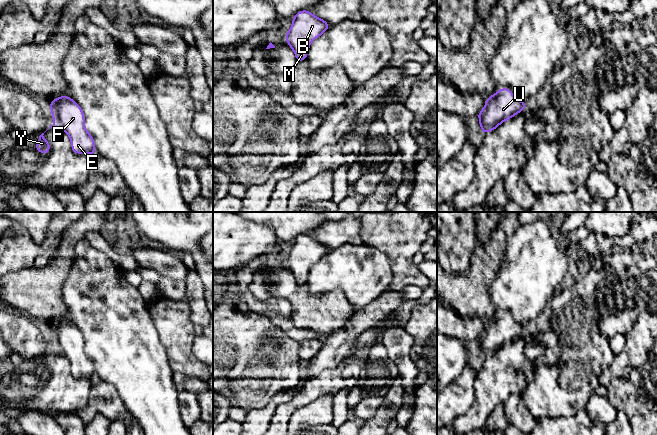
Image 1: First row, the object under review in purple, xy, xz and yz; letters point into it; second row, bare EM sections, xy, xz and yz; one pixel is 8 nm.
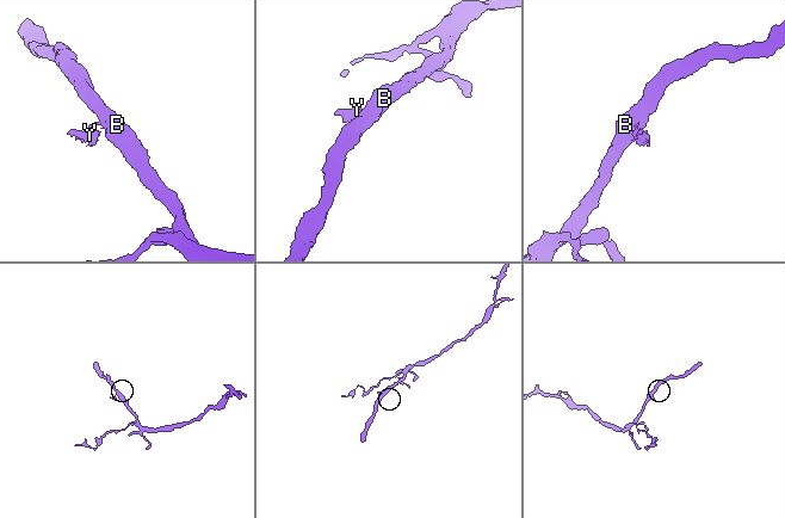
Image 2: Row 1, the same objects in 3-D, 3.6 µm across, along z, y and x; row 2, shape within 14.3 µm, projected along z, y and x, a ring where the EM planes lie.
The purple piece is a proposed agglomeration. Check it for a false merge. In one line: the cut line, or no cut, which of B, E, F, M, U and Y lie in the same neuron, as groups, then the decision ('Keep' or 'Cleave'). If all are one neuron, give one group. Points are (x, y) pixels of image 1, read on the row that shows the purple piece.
Split along xy (55, 123), (61, 128). Groups: B E F M U / Y. Cleave

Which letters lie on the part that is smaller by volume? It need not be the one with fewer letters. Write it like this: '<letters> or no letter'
Y

